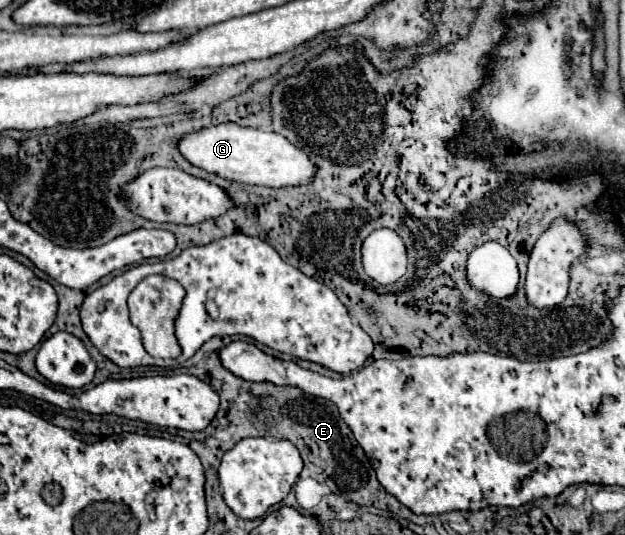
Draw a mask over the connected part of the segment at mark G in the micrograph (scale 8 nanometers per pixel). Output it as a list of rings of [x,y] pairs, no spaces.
[[[221,123],[197,133],[189,133],[179,141],[179,149],[189,163],[205,171],[217,173],[219,177],[251,185],[275,189],[299,187],[309,185],[317,175],[317,165],[309,159],[309,155],[303,149],[289,143],[283,135],[275,131],[241,127],[237,123]]]

